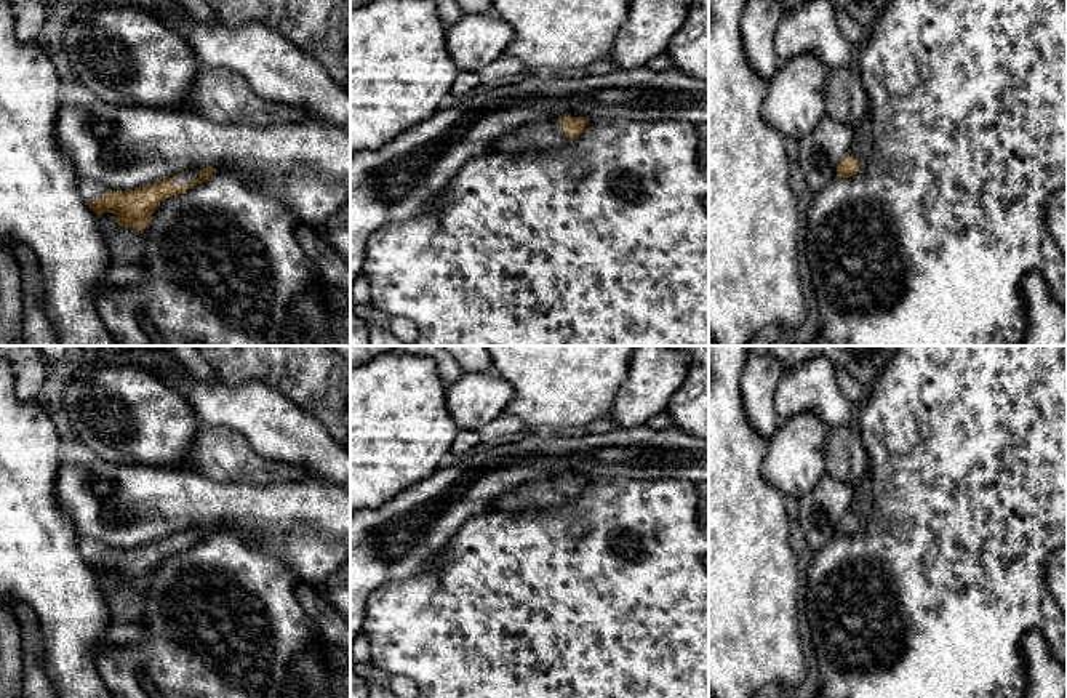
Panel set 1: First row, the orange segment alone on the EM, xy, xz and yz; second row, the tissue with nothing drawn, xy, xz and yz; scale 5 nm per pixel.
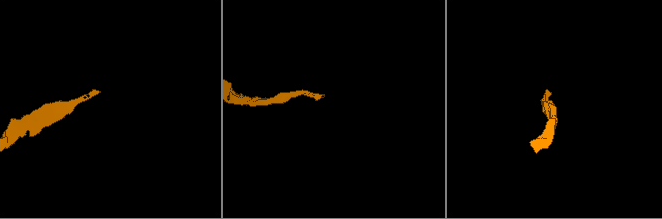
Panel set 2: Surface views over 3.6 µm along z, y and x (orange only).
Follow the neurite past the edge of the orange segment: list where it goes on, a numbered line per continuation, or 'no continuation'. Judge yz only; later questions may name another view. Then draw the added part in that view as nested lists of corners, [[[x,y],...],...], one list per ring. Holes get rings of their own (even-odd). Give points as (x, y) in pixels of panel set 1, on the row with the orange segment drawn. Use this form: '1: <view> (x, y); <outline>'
1: yz (863, 140); [[[867,115],[856,128],[854,128],[854,139],[853,139],[853,144],[848,150],[849,157],[857,160],[857,162],[862,162],[870,147],[872,147],[872,120],[870,117]]]

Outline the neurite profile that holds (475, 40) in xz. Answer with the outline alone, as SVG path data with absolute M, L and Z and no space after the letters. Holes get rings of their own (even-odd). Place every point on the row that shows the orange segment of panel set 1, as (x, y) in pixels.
M464 13L446 27L446 51L461 72L478 72L506 54L514 29L493 13Z

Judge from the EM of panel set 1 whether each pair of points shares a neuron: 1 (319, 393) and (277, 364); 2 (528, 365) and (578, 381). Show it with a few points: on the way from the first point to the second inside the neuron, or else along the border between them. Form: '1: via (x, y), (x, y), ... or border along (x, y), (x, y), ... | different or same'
1: via (309, 383), (287, 364) | same
2: via (541, 365), (562, 365), (565, 369) | same

